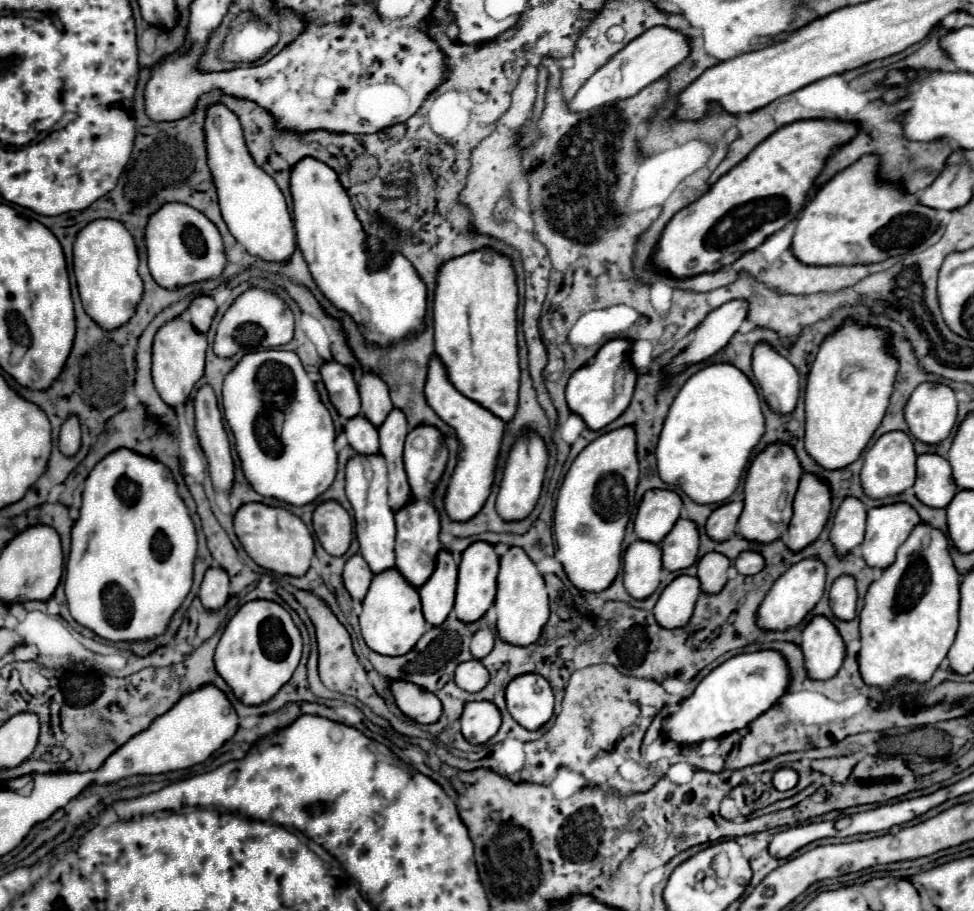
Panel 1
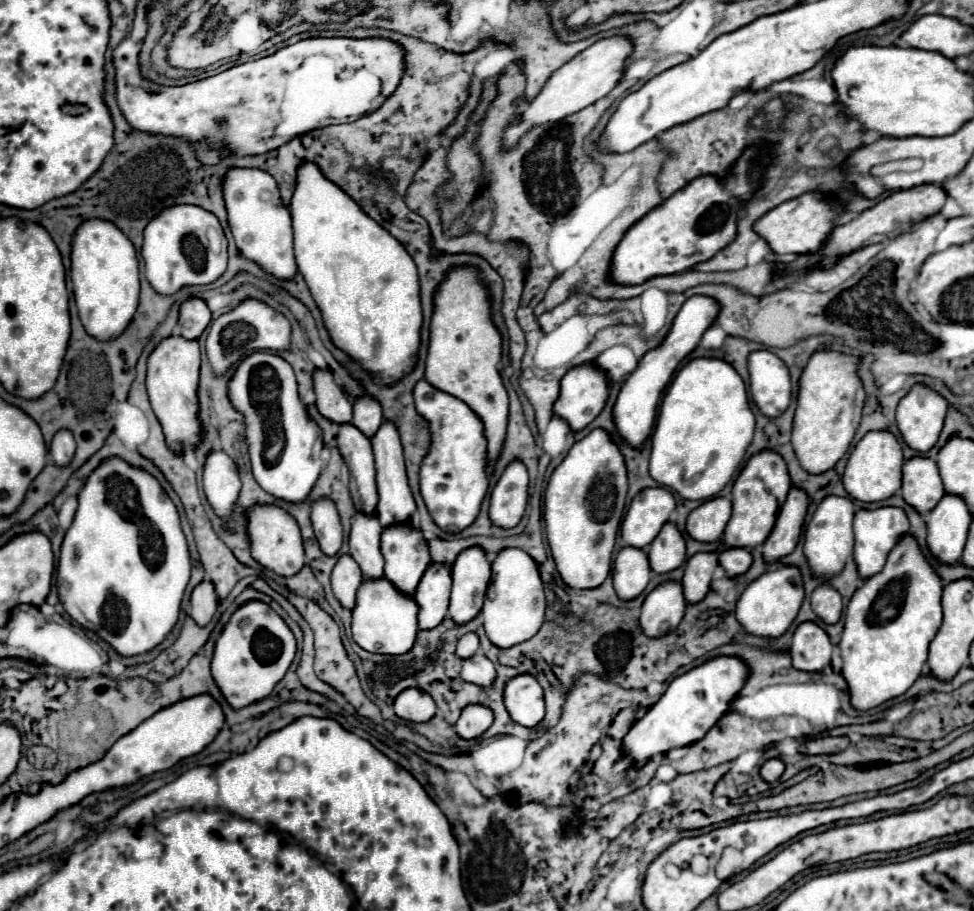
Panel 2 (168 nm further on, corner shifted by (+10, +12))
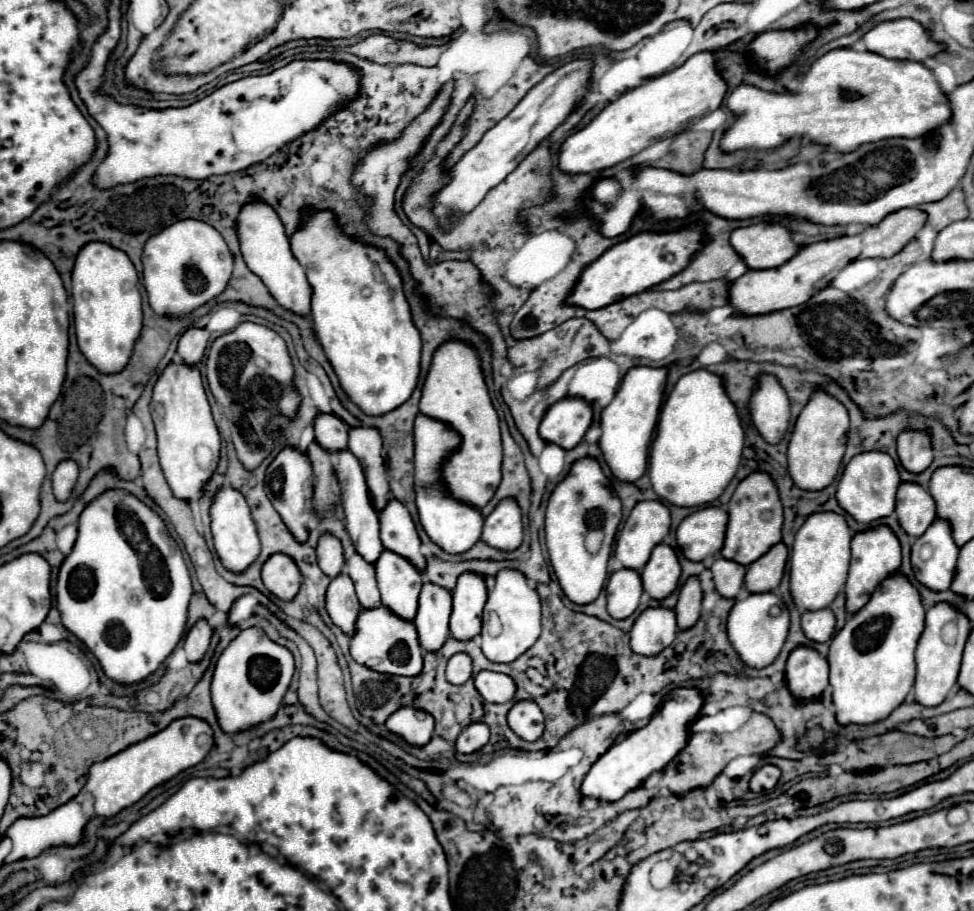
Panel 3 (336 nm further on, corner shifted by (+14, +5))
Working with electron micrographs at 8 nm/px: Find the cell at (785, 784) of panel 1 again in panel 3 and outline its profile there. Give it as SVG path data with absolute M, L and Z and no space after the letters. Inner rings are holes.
M764 764L762 768L758 768L750 780L750 790L752 792L764 792L764 790L770 790L776 786L780 778L780 770L772 764Z

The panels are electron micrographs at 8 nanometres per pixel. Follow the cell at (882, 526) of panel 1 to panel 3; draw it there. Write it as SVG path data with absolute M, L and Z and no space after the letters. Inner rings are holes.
M886 524L854 534L854 538L852 538L852 562L850 562L848 582L846 582L846 610L848 610L848 614L858 612L870 600L870 594L874 592L876 584L882 578L886 578L886 574L892 574L900 568L900 560L902 560L900 542L898 542L896 534Z

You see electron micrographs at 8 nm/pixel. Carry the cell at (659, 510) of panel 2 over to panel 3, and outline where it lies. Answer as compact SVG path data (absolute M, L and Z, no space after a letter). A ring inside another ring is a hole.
M658 500L638 502L638 504L632 508L628 520L624 522L624 528L622 528L620 534L618 534L614 556L622 562L624 568L640 570L640 568L648 562L652 548L662 542L662 538L668 534L668 530L670 530L670 510L668 510L668 506L664 506L664 504L658 502Z

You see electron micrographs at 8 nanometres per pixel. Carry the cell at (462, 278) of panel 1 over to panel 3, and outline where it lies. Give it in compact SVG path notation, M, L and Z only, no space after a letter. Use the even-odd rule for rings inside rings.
M448 340L438 346L422 386L420 412L446 422L462 436L462 448L458 448L442 468L442 480L450 496L476 508L486 506L500 482L502 440L500 418L492 406L488 386L484 382L478 350L472 344L462 340Z

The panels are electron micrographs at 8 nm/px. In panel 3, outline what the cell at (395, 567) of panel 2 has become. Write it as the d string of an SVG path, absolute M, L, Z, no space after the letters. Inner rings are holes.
M382 550L374 562L382 604L396 616L412 620L418 610L418 594L422 588L422 572L404 556Z

